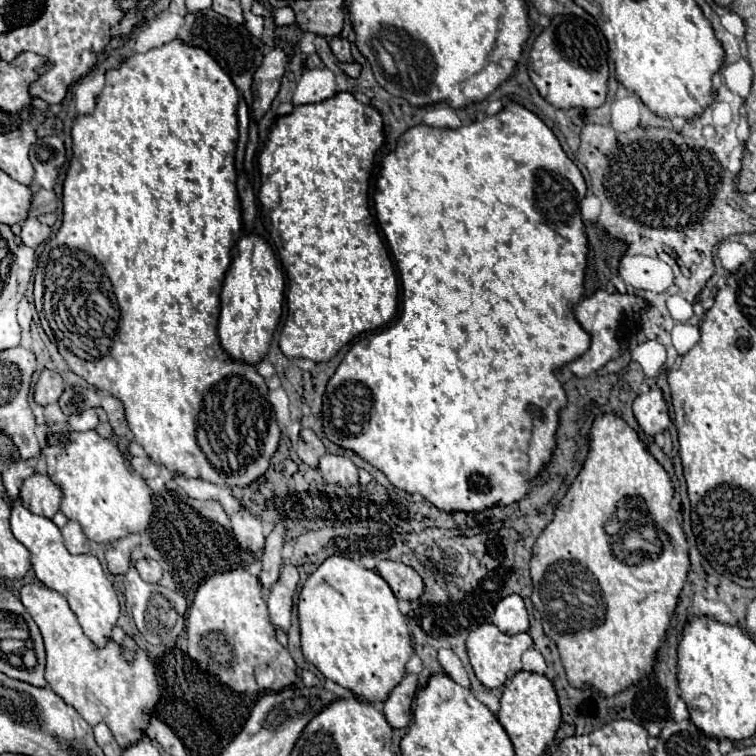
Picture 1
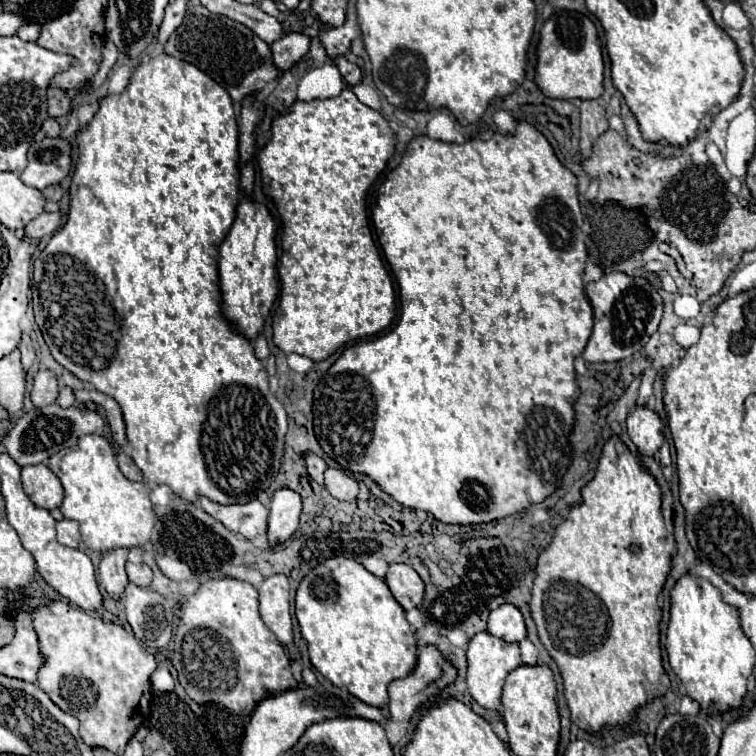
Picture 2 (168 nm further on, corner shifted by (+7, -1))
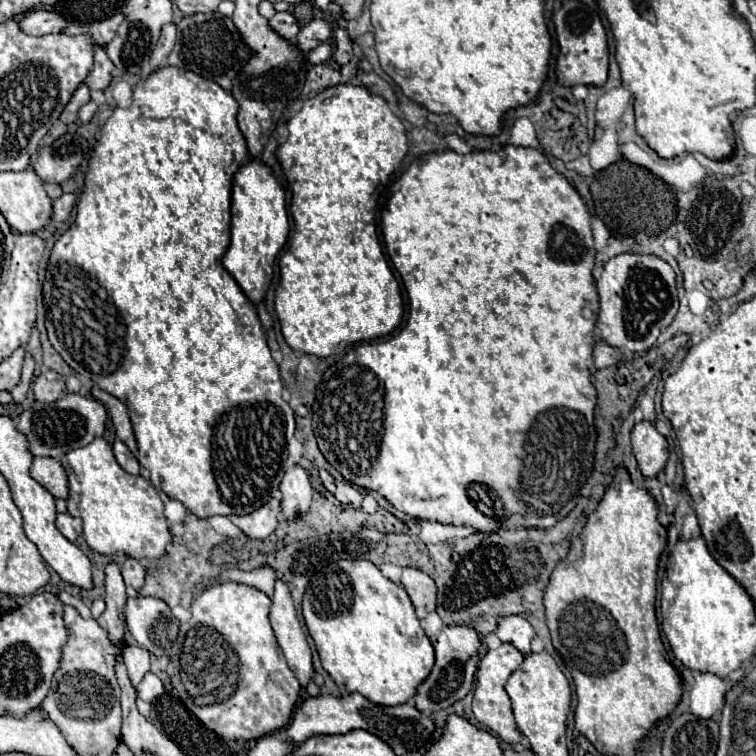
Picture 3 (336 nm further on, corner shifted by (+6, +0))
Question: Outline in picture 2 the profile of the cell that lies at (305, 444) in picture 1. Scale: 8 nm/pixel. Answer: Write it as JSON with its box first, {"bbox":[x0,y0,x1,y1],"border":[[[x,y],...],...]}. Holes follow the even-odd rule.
{"bbox":[302,452,326,484],"border":[[[306,452],[306,454],[302,454],[302,458],[304,458],[304,462],[306,462],[308,474],[310,474],[318,484],[322,484],[322,482],[324,482],[322,472],[326,470],[326,462],[324,462],[320,456],[316,456],[314,452]]]}

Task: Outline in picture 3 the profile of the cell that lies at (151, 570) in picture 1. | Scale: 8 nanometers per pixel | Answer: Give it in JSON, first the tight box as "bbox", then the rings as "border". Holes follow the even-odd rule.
{"bbox":[121,559,145,591],"border":[[[127,559],[121,567],[121,575],[125,579],[127,585],[131,585],[135,591],[139,591],[143,587],[143,581],[145,581],[145,569],[141,565],[141,561],[137,559]]]}

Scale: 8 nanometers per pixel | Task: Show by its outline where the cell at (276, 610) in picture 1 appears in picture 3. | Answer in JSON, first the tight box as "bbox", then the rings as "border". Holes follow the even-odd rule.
{"bbox":[271,579,313,687],"border":[[[277,579],[273,607],[271,607],[271,625],[277,637],[279,647],[287,659],[289,669],[295,673],[299,683],[305,687],[313,679],[313,663],[311,649],[297,619],[297,611],[291,599],[291,593],[283,581]]]}

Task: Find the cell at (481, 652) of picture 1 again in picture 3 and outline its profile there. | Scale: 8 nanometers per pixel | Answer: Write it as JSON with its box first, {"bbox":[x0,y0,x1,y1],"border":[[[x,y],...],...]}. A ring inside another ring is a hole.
{"bbox":[473,643,523,745],"border":[[[503,643],[497,649],[489,649],[487,655],[479,663],[477,685],[475,685],[475,691],[473,691],[473,715],[475,715],[475,719],[481,725],[489,727],[489,731],[493,731],[497,737],[501,737],[509,745],[517,745],[523,739],[523,733],[515,725],[511,701],[509,701],[509,695],[505,691],[507,679],[513,675],[513,671],[519,669],[521,663],[523,663],[523,655],[509,643]]]}

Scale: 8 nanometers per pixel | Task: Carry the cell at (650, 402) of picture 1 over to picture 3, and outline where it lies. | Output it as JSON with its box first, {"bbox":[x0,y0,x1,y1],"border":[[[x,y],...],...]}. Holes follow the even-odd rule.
{"bbox":[631,421,669,477],"border":[[[641,421],[631,433],[631,443],[641,475],[657,477],[665,469],[669,459],[667,439],[655,429],[655,425],[651,425],[649,421]]]}

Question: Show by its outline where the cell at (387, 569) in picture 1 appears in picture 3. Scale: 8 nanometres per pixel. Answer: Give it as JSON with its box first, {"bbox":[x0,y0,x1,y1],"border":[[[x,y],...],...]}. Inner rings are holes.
{"bbox":[401,567,437,619],"border":[[[405,567],[401,583],[411,597],[415,613],[419,619],[423,619],[427,613],[435,611],[435,607],[437,607],[437,585],[427,573],[423,573],[419,569]]]}

